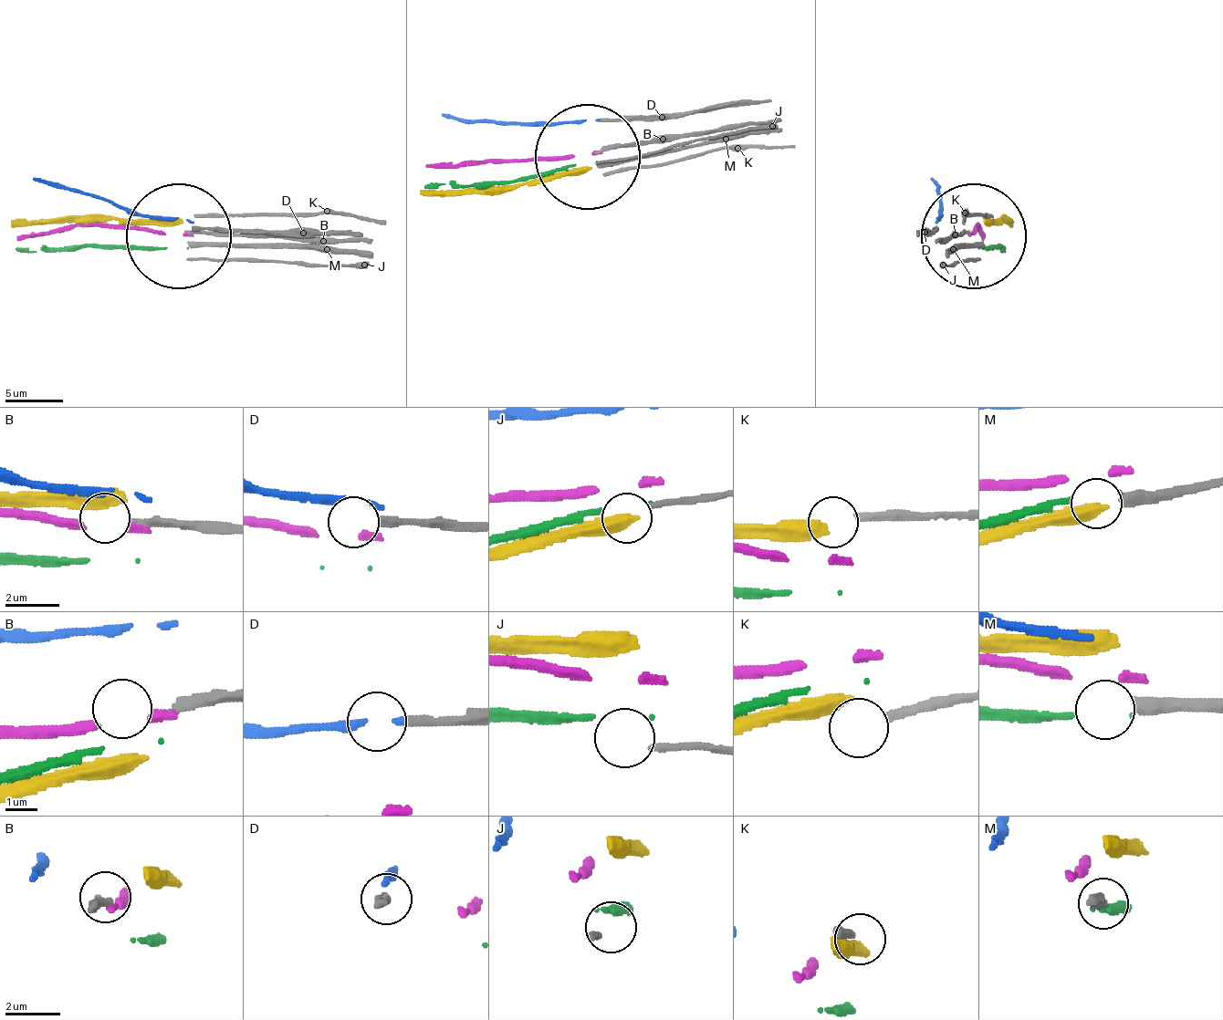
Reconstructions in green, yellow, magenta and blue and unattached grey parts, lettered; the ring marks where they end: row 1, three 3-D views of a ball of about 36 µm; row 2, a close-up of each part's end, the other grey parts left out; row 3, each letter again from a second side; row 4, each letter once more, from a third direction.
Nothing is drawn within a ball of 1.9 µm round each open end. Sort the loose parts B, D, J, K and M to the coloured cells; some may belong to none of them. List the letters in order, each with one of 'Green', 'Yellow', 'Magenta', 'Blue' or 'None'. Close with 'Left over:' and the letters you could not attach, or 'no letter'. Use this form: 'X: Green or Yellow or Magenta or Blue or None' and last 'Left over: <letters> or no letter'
B: None
D: None
J: None
K: None
M: None
Left over: B, D, J, K, M

